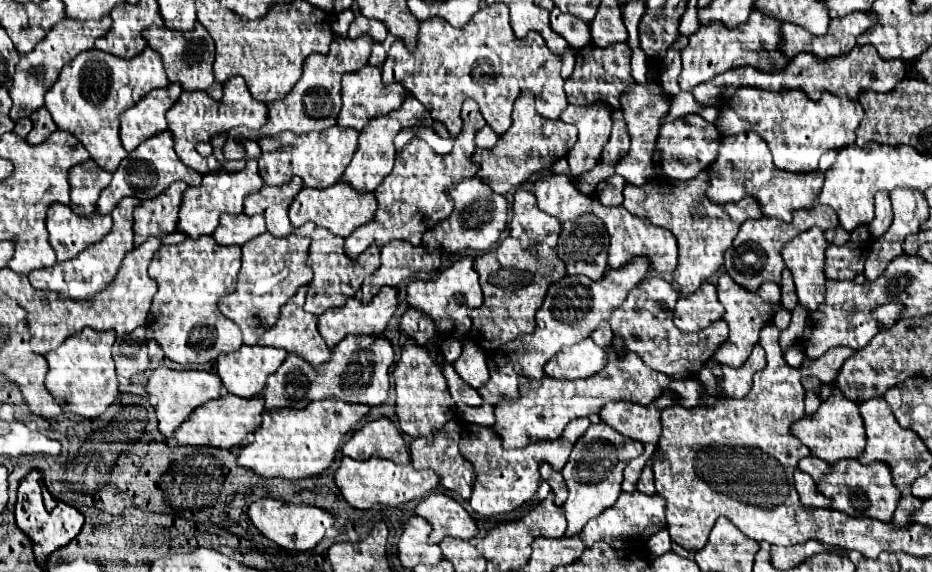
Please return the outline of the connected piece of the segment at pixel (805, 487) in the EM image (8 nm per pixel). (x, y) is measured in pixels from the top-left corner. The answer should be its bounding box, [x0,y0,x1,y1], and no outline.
[795,470,829,508]

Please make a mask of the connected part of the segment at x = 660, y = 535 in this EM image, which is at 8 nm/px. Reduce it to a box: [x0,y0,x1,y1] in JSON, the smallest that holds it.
[647,528,671,556]

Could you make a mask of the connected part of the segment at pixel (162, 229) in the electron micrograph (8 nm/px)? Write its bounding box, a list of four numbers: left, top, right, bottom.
[133,182,185,246]

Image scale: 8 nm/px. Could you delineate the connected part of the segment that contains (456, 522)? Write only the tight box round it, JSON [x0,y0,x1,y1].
[415,492,477,544]

